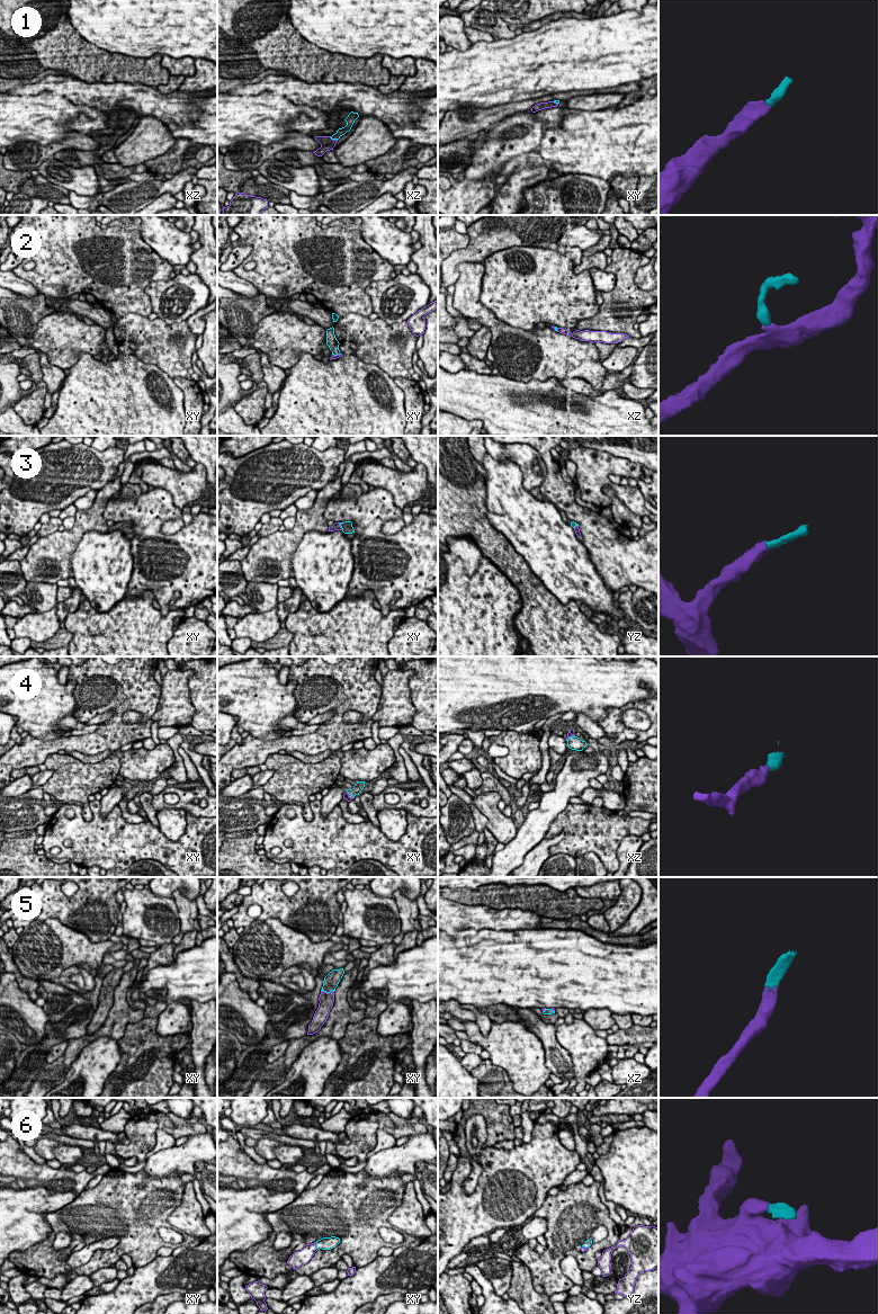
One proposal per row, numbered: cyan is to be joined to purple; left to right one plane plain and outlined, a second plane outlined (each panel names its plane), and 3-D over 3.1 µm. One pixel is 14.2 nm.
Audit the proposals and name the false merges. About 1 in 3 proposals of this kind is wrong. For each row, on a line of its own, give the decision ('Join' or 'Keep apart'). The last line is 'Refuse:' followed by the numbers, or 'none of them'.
1: Join
2: Join
3: Join
4: Join
5: Join
6: Join
Refuse: none of them

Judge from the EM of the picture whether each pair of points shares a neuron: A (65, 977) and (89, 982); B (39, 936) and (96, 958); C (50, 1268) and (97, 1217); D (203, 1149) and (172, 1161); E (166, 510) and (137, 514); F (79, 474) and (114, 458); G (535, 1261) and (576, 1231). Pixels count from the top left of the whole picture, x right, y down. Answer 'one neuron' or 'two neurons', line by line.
A: one neuron
B: one neuron
C: one neuron
D: one neuron
E: one neuron
F: one neuron
G: one neuron

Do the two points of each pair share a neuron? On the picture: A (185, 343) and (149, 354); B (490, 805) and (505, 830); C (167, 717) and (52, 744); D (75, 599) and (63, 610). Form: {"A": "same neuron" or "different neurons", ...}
{"A": "same neuron", "B": "same neuron", "C": "different neurons", "D": "same neuron"}

